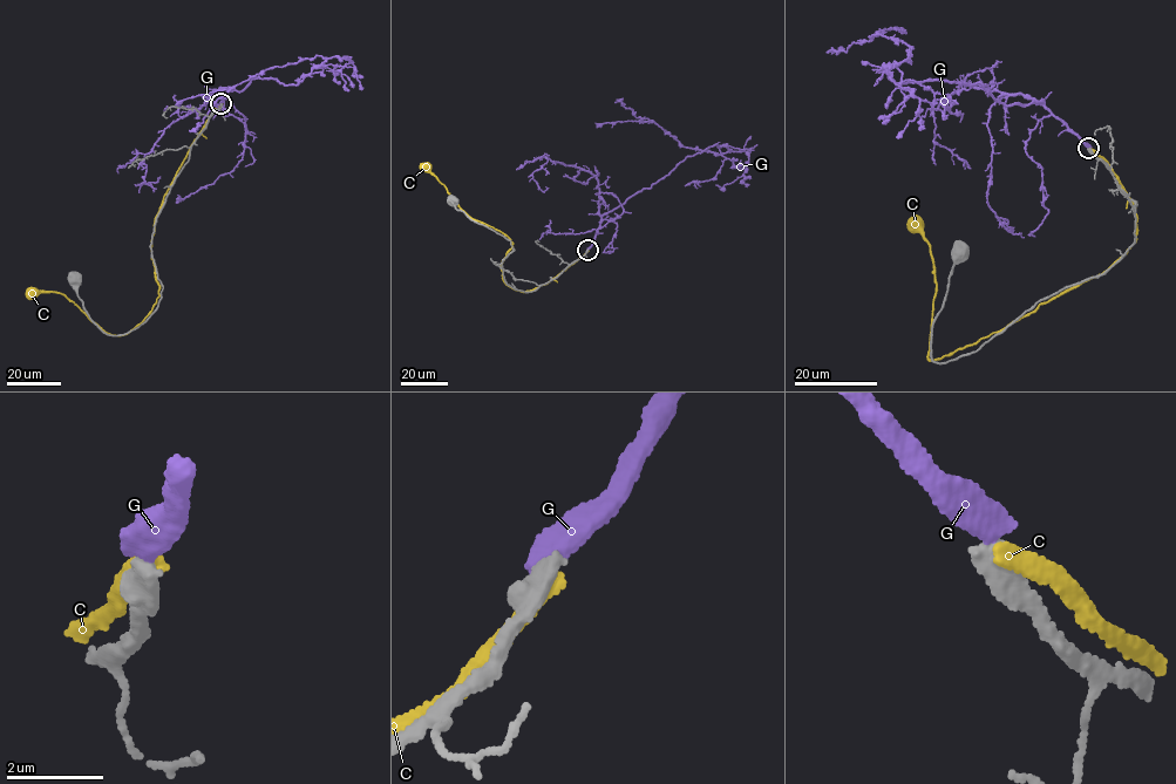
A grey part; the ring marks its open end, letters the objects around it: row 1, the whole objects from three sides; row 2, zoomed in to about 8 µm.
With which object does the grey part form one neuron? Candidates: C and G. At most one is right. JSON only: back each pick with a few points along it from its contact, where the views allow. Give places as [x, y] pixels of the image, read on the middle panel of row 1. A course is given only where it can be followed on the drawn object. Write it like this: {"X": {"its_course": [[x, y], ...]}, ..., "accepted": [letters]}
{"accepted": []}

